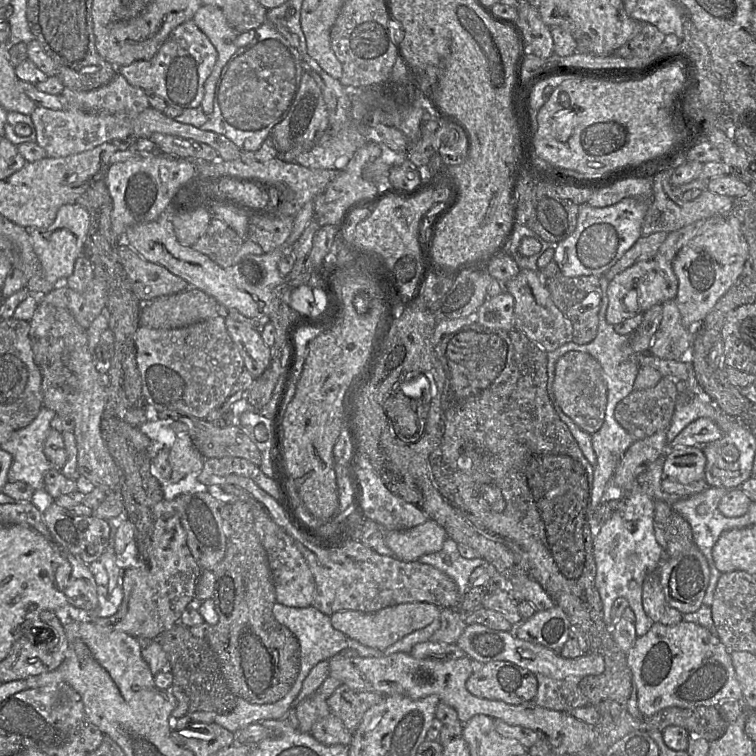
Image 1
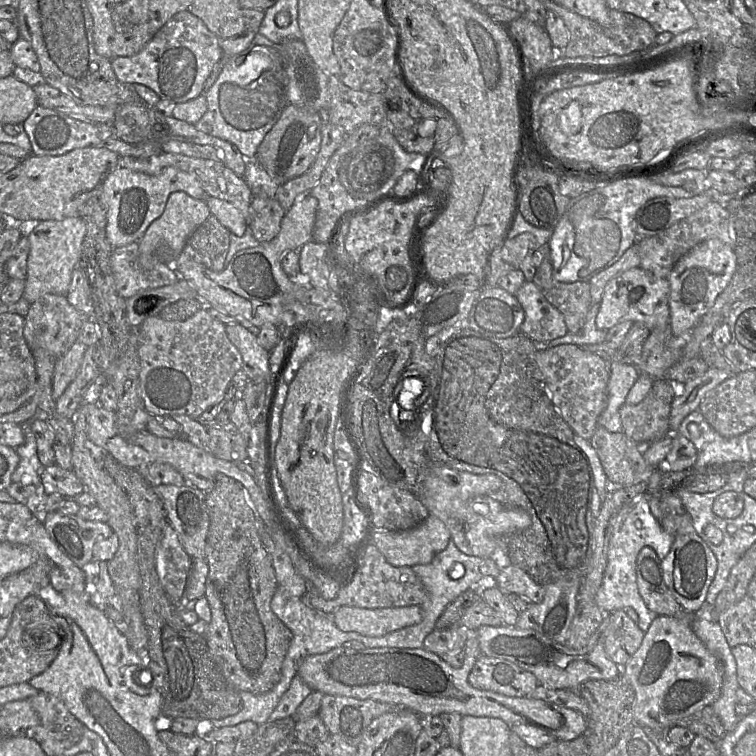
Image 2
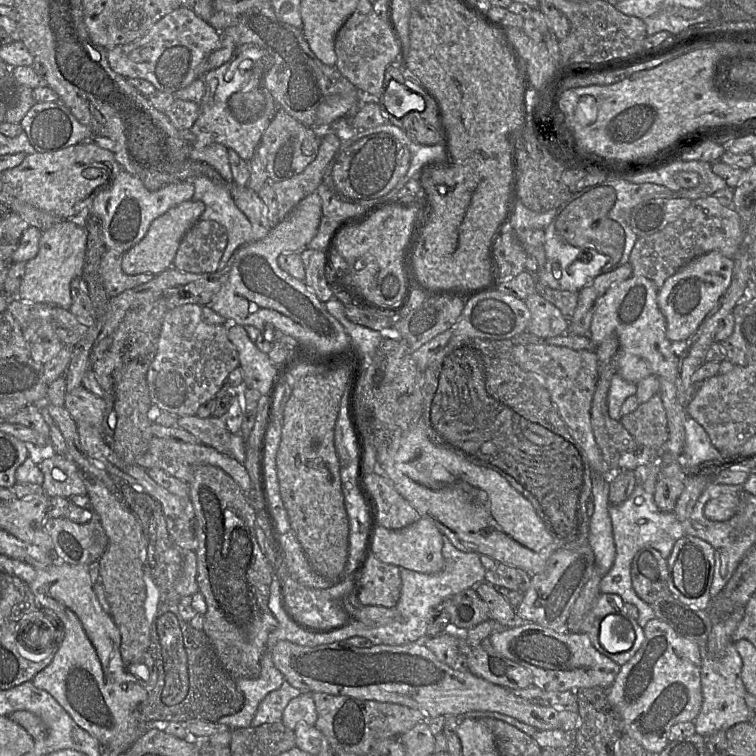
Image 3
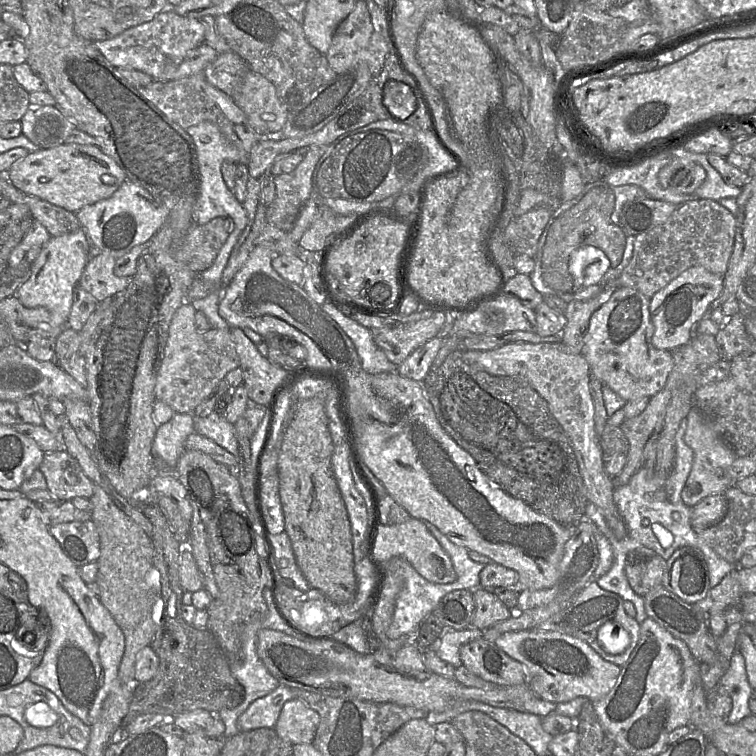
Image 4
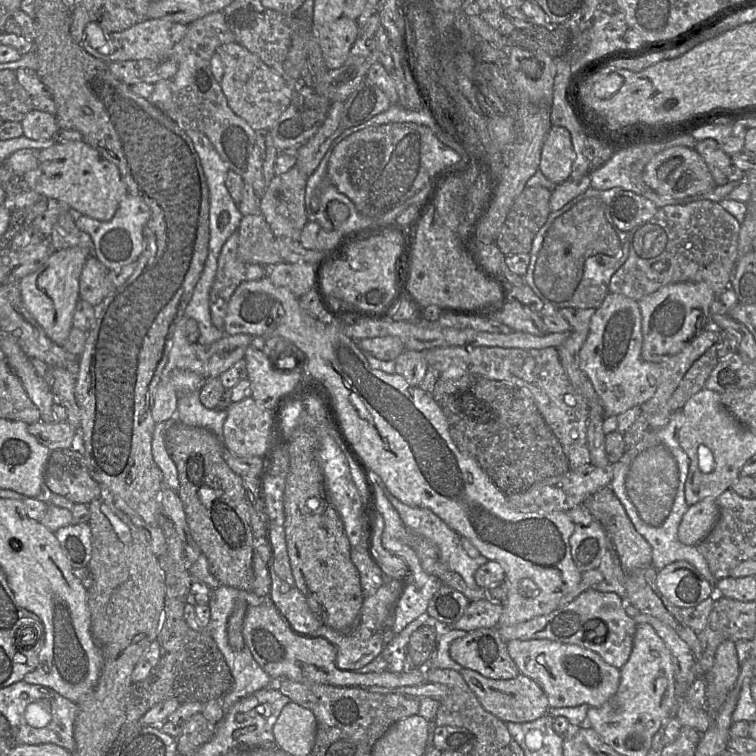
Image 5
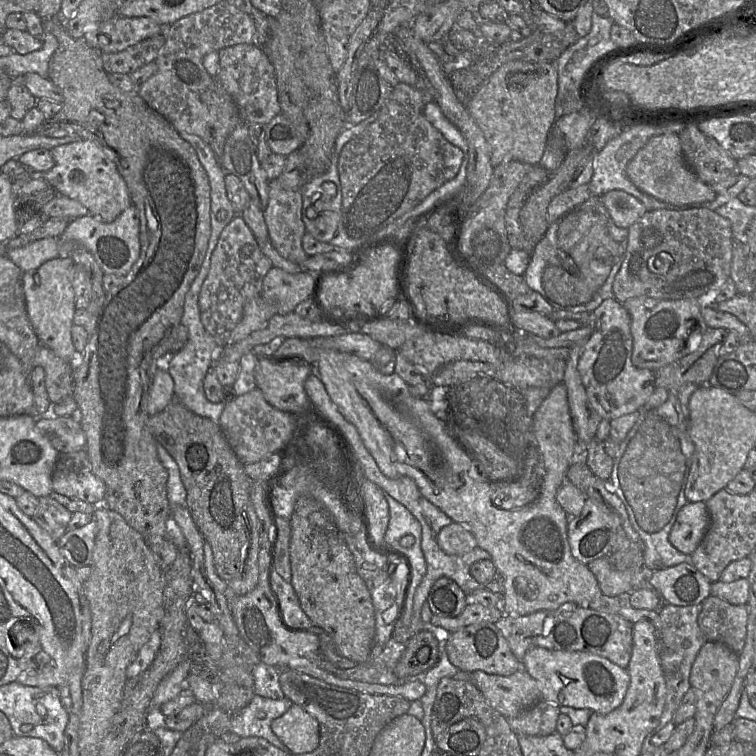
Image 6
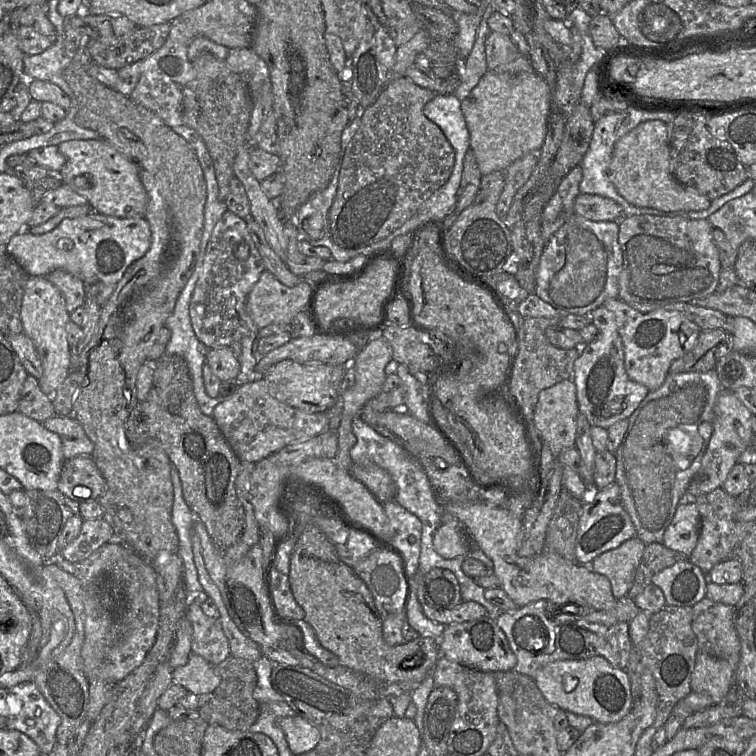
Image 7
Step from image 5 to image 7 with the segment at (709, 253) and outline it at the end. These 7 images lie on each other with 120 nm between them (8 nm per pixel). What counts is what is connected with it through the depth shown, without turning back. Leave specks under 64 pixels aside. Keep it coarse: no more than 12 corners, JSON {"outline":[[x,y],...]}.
{"outline":[[622,217],[617,298],[665,305],[713,294],[707,219]]}

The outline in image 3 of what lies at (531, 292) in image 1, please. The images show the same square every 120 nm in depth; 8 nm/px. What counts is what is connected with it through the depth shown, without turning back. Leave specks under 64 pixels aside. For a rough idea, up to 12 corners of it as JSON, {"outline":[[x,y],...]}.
{"outline":[[537,292],[525,304],[526,331],[540,338],[566,334],[569,322]]}

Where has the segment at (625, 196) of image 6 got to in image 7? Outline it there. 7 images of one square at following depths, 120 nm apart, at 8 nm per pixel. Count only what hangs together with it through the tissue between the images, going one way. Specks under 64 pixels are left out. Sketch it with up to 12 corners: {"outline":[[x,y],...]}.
{"outline":[[580,193],[574,214],[592,221],[619,221],[612,199]]}

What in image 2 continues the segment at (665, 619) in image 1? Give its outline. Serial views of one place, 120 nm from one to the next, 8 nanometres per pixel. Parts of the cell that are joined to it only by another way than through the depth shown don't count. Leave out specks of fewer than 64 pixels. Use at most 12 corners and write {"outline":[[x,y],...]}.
{"outline":[[643,547],[636,560],[639,593],[660,616],[682,611],[665,583],[662,561]]}

